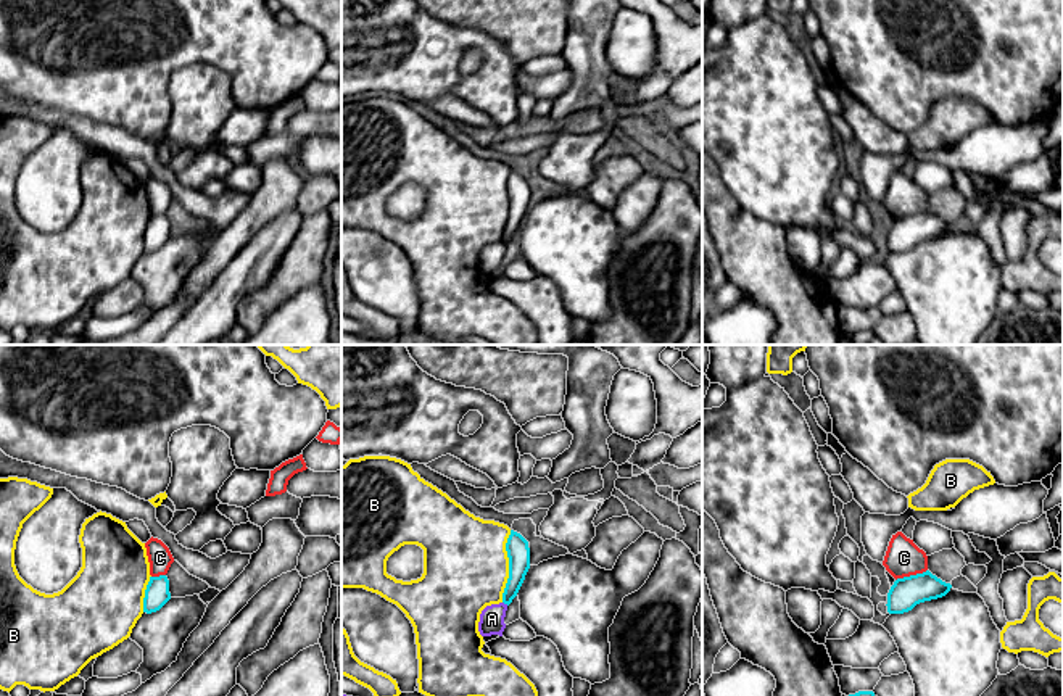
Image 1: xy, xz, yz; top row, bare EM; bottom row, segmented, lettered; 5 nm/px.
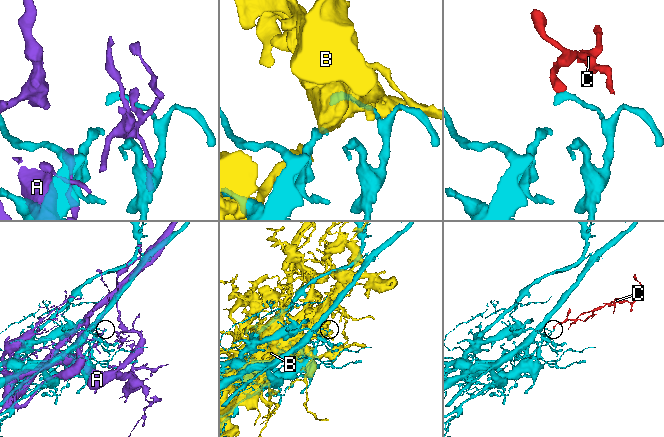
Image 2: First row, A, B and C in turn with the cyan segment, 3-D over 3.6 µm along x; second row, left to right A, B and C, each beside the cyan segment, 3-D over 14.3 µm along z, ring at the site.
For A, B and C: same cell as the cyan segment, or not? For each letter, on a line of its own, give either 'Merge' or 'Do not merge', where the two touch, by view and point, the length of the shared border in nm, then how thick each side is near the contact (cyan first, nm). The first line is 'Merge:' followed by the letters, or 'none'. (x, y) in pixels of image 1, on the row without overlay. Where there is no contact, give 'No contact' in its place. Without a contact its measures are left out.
Merge: none
A: Do not merge. Touches cyan at xz (506, 242). Shared border 40 nm. Thickness 110 nm (cyan) against 130 nm
B: Do not merge. Touches cyan at xz (509, 205). Shared border 360 nm. Thickness 110 nm (cyan) against 440 nm
C: Do not merge. Touches cyan at yz (910, 215). Shared border 170 nm. Thickness 160 nm (cyan) against 180 nm

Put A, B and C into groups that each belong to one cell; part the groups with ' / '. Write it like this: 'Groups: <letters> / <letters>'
Groups: A / B / C

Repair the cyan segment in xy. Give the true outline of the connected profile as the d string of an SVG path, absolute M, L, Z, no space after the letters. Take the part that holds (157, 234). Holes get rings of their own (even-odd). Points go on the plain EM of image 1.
M166 214L150 216L143 237L143 251L159 250L171 238L169 219Z

